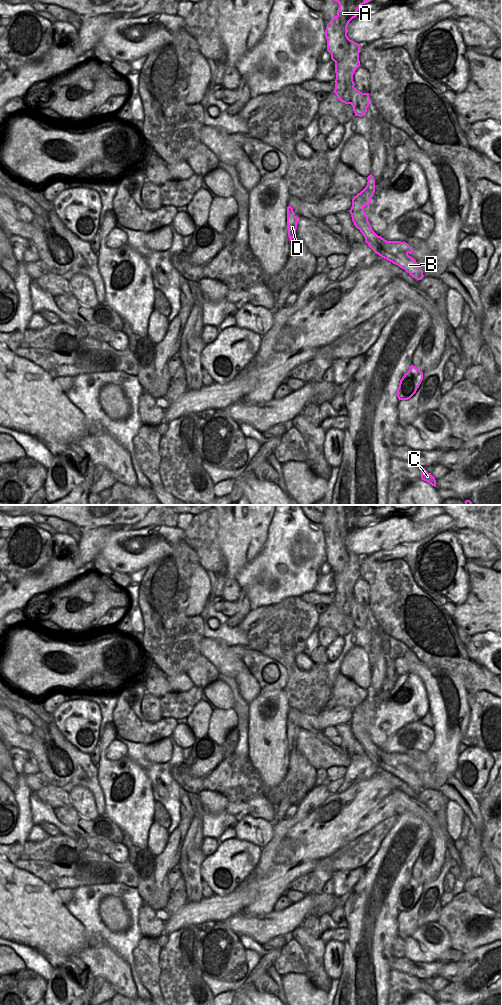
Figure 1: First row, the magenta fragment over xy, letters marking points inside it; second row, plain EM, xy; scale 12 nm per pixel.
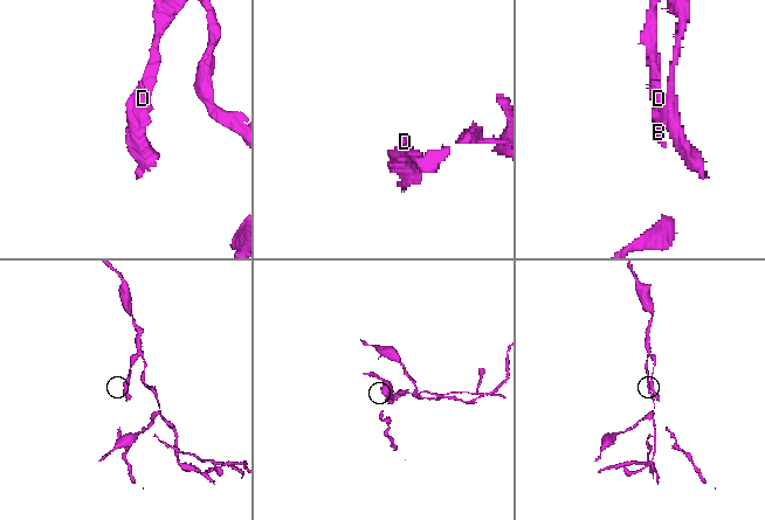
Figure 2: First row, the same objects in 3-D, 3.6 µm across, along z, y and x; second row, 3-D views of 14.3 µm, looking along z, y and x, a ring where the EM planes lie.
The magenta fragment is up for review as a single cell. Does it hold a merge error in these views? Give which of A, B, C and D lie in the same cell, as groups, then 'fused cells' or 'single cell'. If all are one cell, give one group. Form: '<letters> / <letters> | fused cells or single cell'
A D / B C | fused cells

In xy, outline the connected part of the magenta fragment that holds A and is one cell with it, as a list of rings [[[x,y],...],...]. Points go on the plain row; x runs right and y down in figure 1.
[[[327,505],[333,508],[333,512],[339,516],[337,528],[327,536],[325,549],[327,551],[327,563],[335,574],[335,601],[338,611],[345,615],[351,615],[351,607],[355,595],[353,587],[360,578],[360,556],[350,552],[347,548],[349,534],[357,529],[357,523],[361,517],[370,511],[365,505]]]

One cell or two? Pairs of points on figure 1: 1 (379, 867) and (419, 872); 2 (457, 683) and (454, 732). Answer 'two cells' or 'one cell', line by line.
1: two cells
2: one cell

